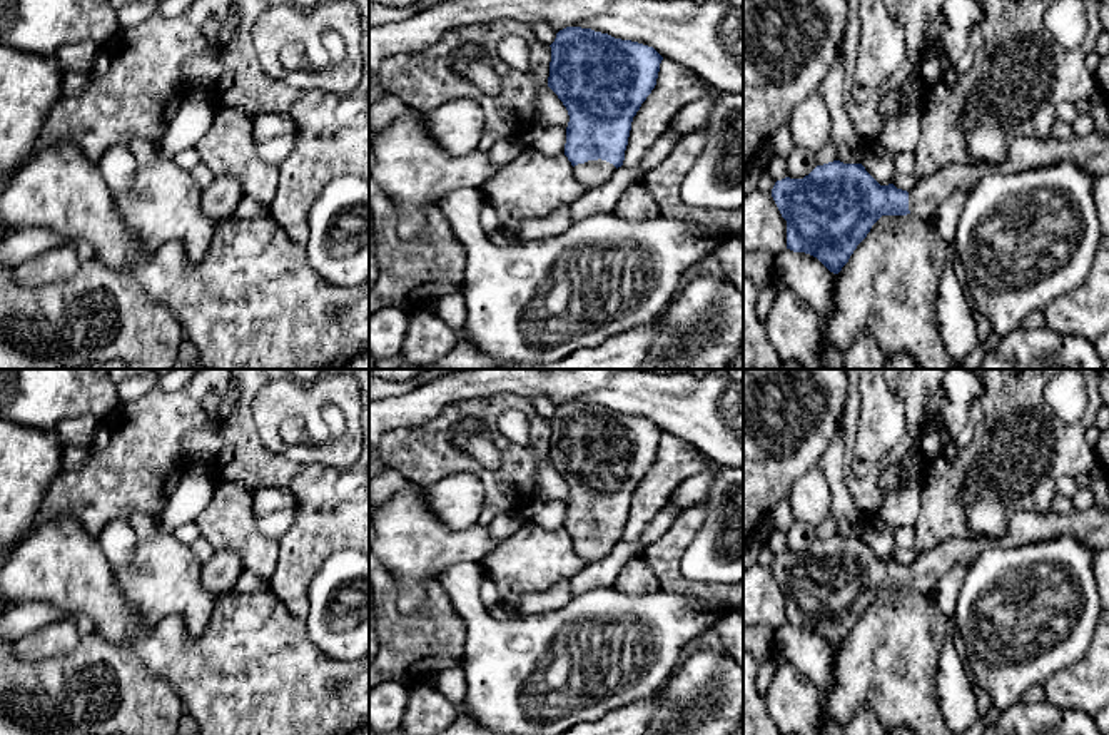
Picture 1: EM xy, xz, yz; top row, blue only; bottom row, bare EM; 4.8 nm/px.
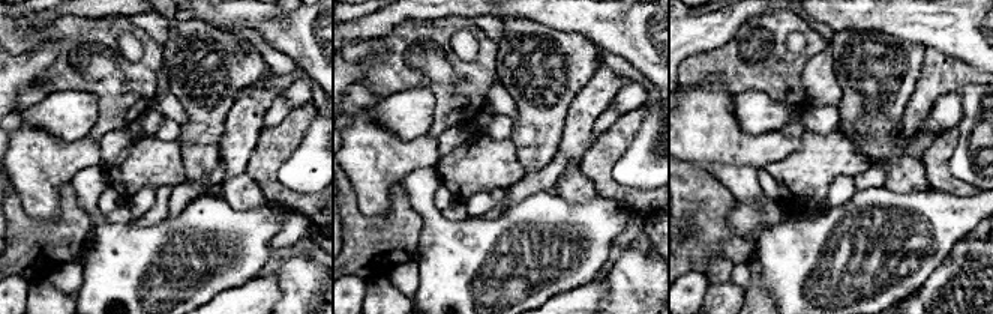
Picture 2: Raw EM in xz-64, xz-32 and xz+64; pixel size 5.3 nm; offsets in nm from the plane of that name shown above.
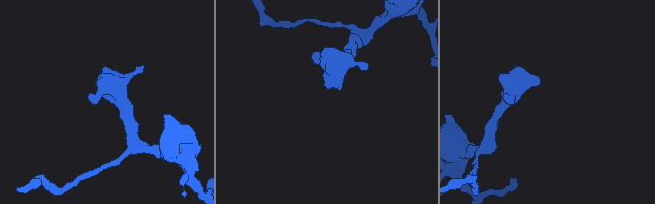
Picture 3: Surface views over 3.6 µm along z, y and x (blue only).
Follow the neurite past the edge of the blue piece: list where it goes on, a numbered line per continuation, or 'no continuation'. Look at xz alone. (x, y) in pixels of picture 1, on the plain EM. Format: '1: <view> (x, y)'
1: xz (592, 548)

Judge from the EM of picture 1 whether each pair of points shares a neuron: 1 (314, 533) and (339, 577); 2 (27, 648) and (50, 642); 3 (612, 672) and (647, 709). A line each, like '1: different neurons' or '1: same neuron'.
1: different neurons
2: same neuron
3: different neurons

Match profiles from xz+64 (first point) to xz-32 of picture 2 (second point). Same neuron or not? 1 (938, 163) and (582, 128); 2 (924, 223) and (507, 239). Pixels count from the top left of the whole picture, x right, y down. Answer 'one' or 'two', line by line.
1: two
2: one

